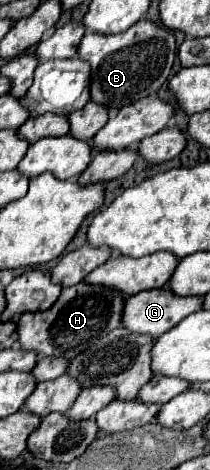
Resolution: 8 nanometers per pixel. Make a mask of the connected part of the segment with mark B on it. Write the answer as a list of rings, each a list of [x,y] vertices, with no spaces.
[[[138,21],[130,29],[118,35],[94,35],[86,31],[78,45],[78,59],[90,63],[90,101],[118,111],[124,105],[156,95],[156,91],[168,81],[170,69],[176,59],[176,39],[168,29],[152,21]]]

